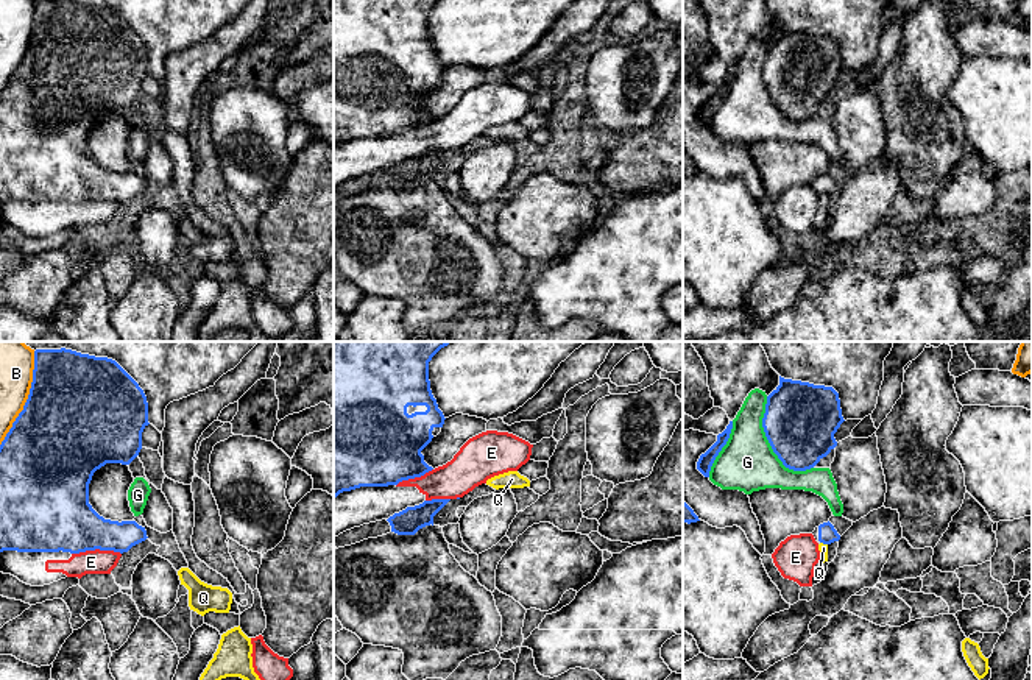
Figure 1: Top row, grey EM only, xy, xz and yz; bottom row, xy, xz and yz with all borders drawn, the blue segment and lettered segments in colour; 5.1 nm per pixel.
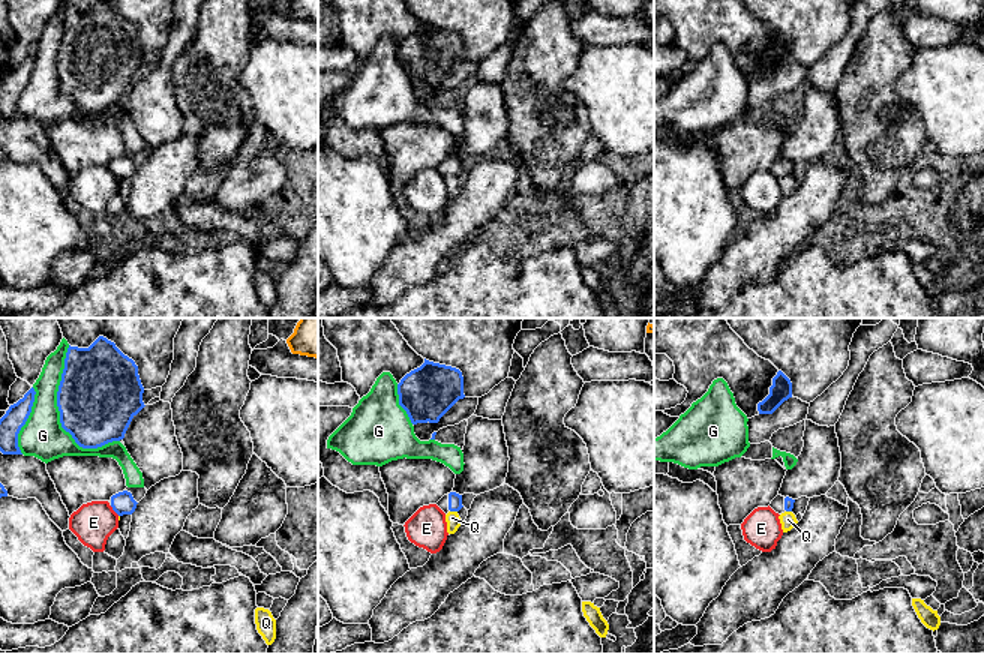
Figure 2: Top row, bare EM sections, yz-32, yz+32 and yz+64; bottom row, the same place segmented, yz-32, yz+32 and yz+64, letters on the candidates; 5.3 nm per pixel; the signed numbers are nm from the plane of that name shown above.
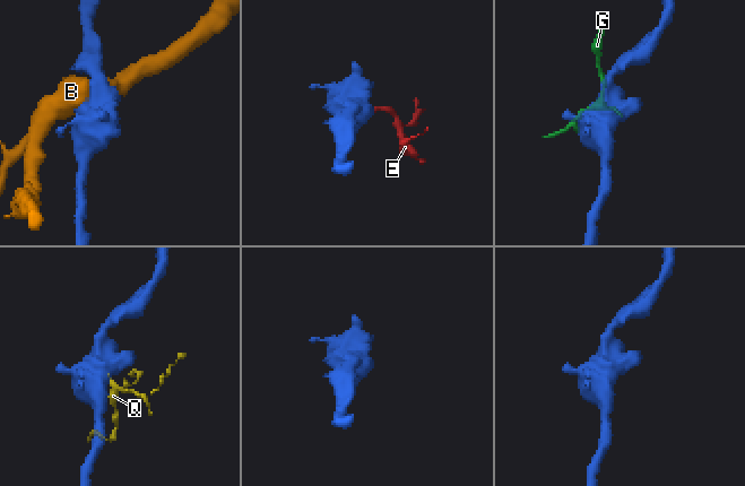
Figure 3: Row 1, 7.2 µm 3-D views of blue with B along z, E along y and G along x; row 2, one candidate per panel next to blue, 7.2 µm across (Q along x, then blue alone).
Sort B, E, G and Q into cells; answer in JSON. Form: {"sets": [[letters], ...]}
{"sets": [["B"], ["E"], ["G"], ["Q"]]}

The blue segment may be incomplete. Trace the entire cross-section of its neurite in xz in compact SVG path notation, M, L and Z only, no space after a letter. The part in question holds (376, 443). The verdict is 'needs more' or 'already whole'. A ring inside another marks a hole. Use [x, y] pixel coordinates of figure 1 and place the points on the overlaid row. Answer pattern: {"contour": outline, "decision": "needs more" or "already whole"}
{"contour": "M334 342L334 498L360 487L388 487L421 477L433 468L424 462L421 451L441 432L444 415L430 390L429 362L452 342Z", "decision": "needs more"}

